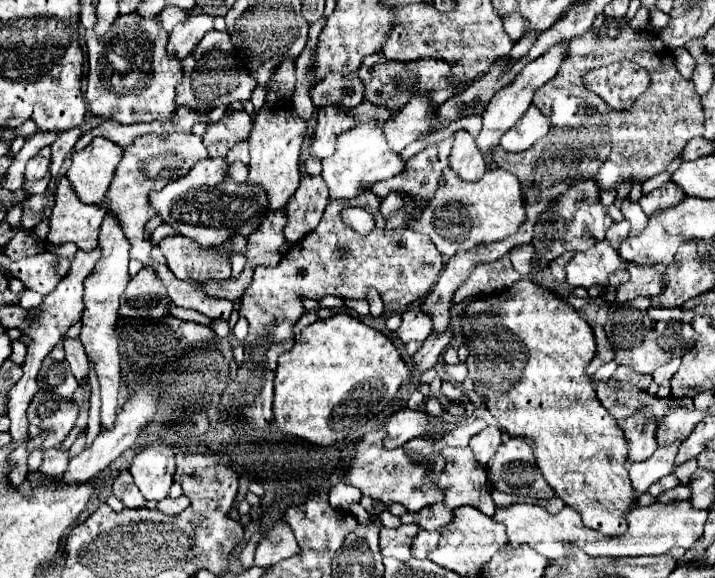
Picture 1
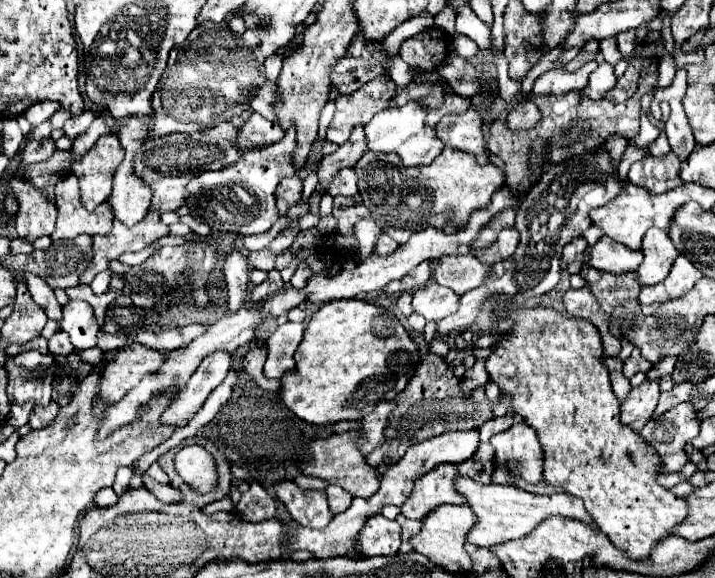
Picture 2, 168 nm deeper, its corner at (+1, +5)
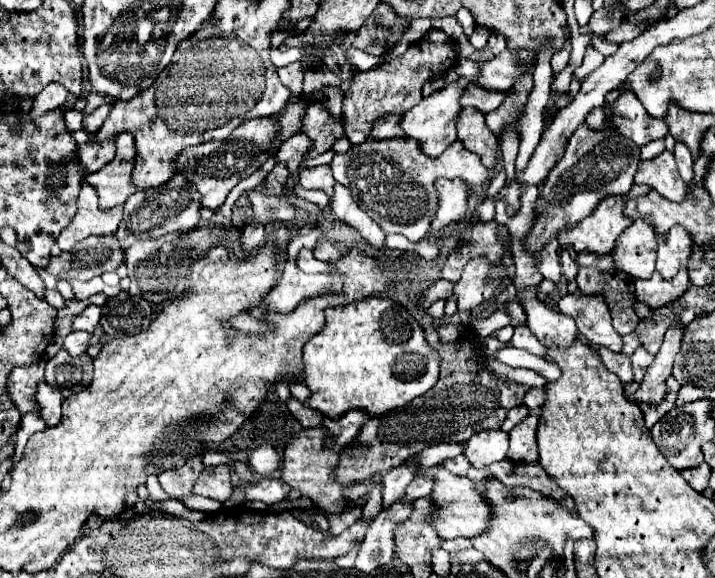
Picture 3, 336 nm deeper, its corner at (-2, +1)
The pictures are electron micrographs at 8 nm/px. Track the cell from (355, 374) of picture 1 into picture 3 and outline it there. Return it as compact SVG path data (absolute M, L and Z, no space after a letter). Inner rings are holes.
M371 296L348 305L330 307L326 309L324 329L304 345L304 385L312 393L304 405L330 419L340 419L348 409L364 409L376 417L424 395L438 381L440 361L440 355L430 349L424 331L414 317L388 297Z

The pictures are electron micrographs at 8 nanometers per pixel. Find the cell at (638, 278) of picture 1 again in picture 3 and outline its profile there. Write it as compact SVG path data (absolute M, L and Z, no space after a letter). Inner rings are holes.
M682 227L670 229L670 233L658 239L658 261L656 261L656 271L664 279L672 279L682 265L686 265L692 249L692 239Z

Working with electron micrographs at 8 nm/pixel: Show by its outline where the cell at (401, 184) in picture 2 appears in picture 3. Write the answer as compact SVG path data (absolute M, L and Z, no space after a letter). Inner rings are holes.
M408 137L390 141L366 139L362 145L350 147L348 153L334 155L330 167L334 179L352 191L358 207L364 209L384 233L400 233L412 243L418 243L430 231L432 215L438 207L438 191L434 189L438 177L462 179L478 197L486 195L484 185L488 183L488 169L484 169L480 157L466 151L460 141L454 141L440 157L430 159L420 151L420 145Z

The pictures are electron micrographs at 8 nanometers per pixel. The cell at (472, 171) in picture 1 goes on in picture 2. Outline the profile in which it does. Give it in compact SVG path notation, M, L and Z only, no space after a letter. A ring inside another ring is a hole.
M469 107L463 113L449 113L437 123L437 133L443 143L477 155L479 163L489 161L487 141L483 135L483 117L477 107Z

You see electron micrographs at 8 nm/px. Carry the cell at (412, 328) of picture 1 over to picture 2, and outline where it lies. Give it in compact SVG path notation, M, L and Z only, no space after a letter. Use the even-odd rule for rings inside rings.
M429 283L413 293L413 309L427 321L445 319L453 315L457 307L459 307L459 295L449 287L441 287L437 283Z

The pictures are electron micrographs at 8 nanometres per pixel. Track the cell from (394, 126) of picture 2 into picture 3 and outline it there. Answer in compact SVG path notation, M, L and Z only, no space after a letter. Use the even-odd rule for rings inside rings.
M460 77L456 83L450 83L444 89L434 91L430 97L424 97L416 107L406 111L404 117L400 119L400 129L404 131L406 137L416 139L420 143L420 149L424 151L424 155L438 157L448 145L452 145L456 141L456 117L460 111L458 99L468 83L470 83L470 79Z

